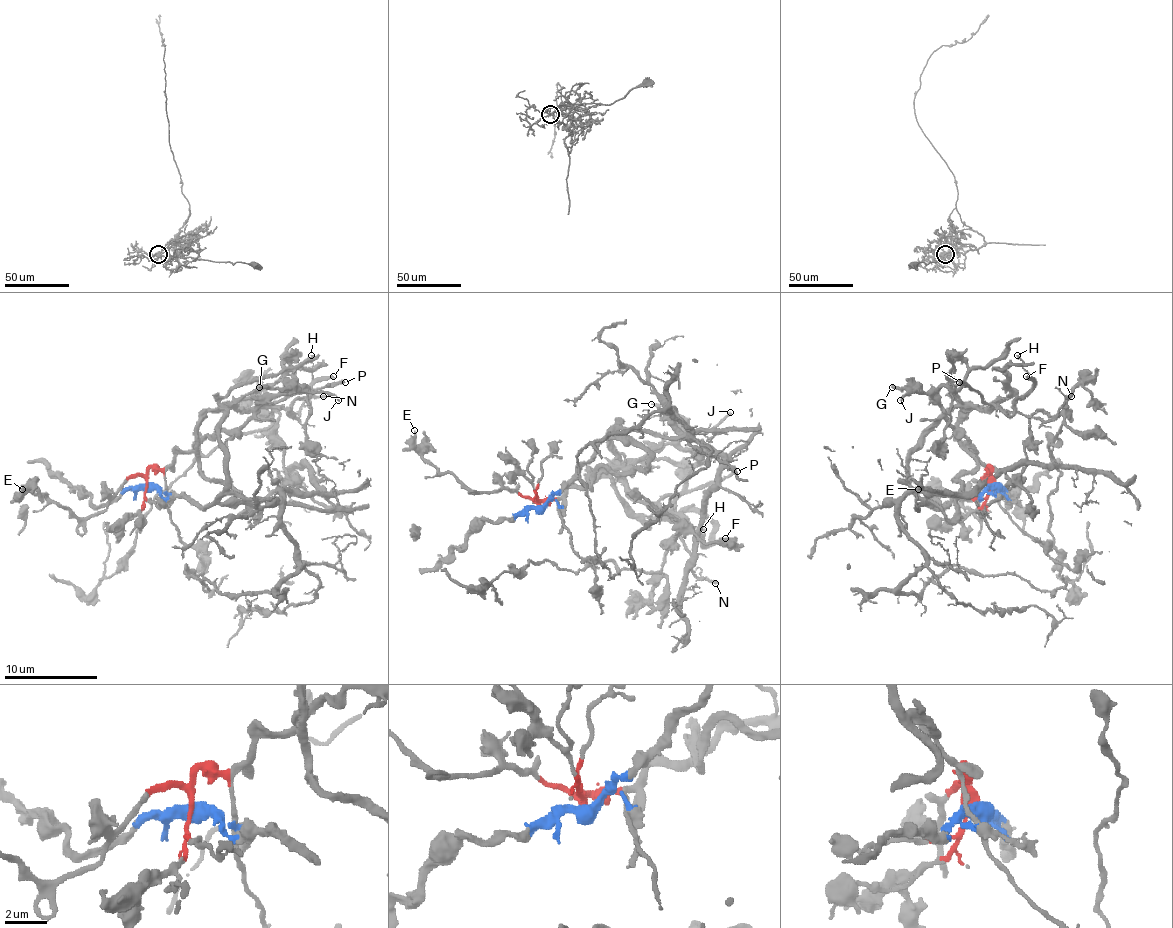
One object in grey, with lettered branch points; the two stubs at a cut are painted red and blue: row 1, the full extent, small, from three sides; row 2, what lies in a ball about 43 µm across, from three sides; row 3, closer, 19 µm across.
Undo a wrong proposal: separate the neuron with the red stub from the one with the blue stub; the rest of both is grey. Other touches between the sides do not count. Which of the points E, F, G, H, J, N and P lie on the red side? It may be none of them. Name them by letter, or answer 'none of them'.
E, G, J

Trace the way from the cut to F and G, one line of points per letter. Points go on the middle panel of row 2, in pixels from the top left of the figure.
F: (539, 507), (618, 421), (609, 451), (639, 500), (672, 509), (704, 544), (725, 537)
G: (539, 507), (569, 488), (585, 488), (602, 472), (627, 470), (676, 439), (679, 418), (651, 404)

